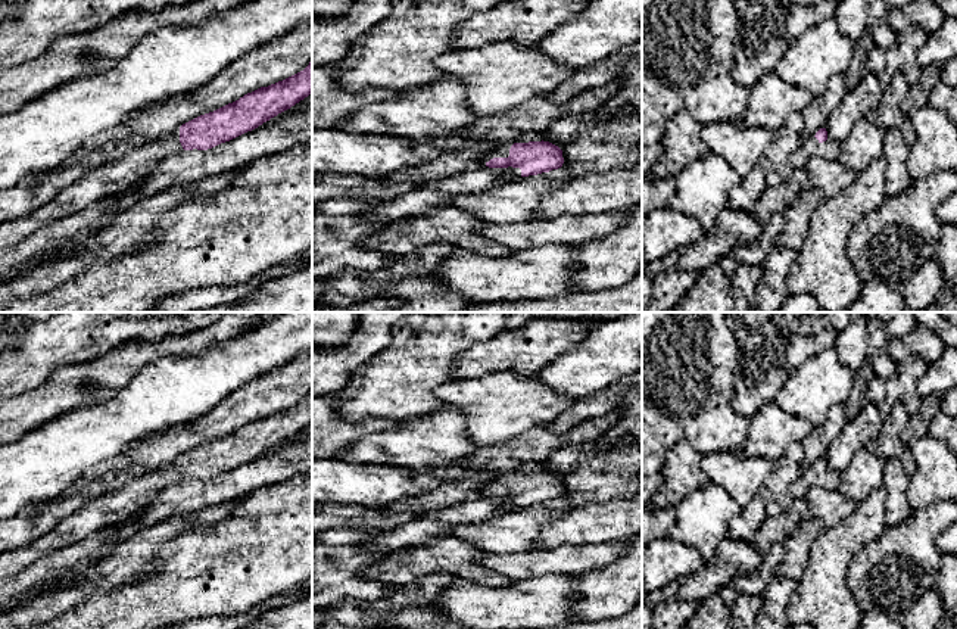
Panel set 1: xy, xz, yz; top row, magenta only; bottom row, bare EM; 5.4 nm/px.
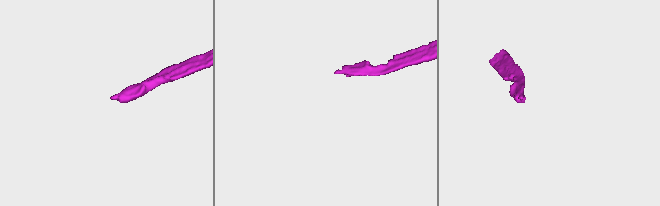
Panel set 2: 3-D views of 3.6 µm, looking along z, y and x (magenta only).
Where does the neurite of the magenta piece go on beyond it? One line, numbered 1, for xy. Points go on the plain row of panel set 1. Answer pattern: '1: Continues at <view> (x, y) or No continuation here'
1: Continues at xy (112, 508)

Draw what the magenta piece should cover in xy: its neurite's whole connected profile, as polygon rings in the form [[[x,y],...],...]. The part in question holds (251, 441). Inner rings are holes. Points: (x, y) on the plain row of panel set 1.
[[[312,390],[303,401],[283,411],[261,417],[183,454],[175,464],[144,473],[118,491],[88,499],[32,544],[0,552],[0,580],[13,577],[56,549],[75,545],[105,527],[121,524],[171,485],[193,479],[208,480],[230,471],[290,439],[311,423]]]

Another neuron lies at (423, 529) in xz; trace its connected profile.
[[[481,495],[448,508],[411,516],[392,530],[371,533],[358,547],[371,554],[387,555],[400,548],[433,545],[459,527],[490,521],[508,511],[496,498]]]

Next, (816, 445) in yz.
[[[844,404],[830,408],[826,423],[814,430],[801,442],[804,448],[804,463],[816,465],[820,458],[826,458],[827,449],[838,438],[847,423]]]

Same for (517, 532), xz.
[[[565,496],[537,505],[509,510],[490,521],[459,527],[449,533],[486,554],[524,554],[537,549],[543,524],[558,520],[574,508]]]

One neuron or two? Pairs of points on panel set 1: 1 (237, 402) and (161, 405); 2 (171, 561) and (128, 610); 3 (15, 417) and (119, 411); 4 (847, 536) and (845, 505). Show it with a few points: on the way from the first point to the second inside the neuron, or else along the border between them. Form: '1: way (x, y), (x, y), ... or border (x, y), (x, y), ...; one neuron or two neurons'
1: border (246, 383), (189, 423); two neurons
2: way (165, 573), (140, 598); one neuron
3: border (92, 402), (64, 410), (28, 430); two neurons
4: border (856, 504), (835, 525), (823, 529); two neurons

